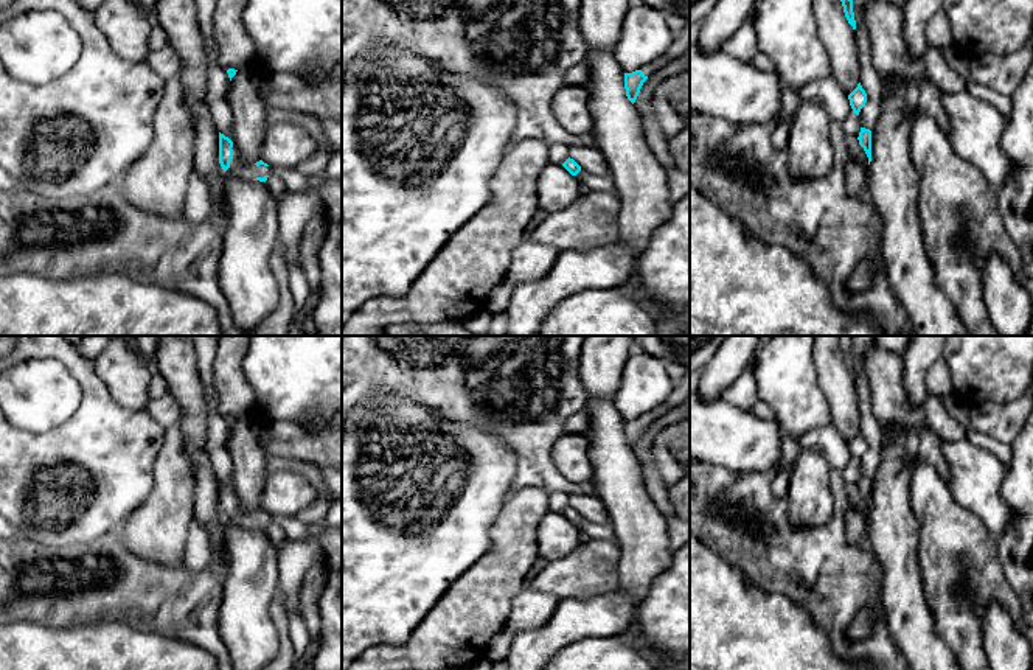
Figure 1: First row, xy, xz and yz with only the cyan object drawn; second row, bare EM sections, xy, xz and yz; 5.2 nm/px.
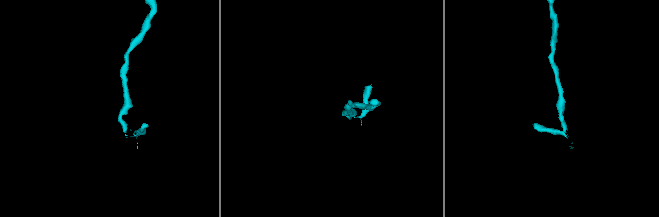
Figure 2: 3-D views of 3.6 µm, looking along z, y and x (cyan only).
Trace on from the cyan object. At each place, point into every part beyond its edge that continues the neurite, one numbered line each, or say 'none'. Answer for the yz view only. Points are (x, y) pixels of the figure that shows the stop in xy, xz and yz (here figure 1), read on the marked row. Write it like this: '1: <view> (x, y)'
1: yz (870, 80)

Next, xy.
1: xy (218, 78)

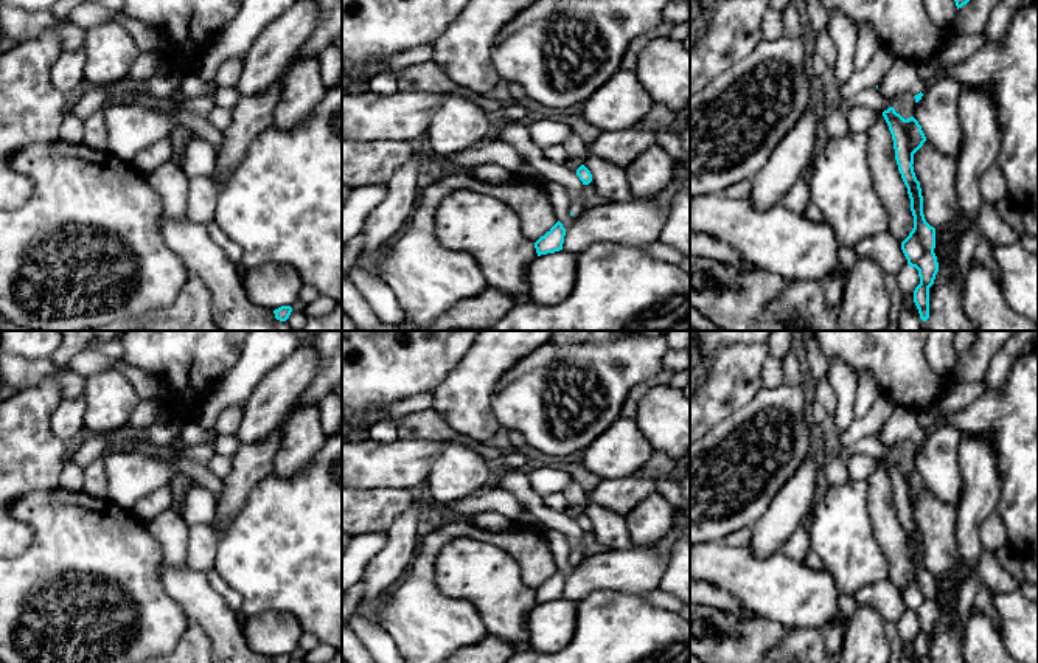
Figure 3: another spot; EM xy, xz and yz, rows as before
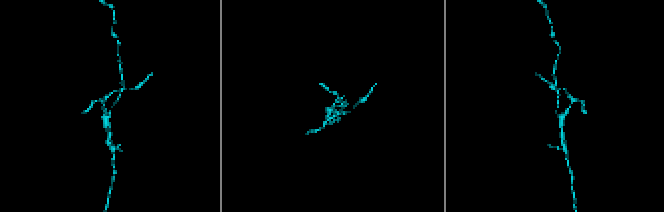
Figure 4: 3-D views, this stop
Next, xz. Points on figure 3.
none

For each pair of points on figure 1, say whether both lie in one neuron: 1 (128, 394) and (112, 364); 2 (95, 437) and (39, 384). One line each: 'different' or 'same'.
1: same
2: different

